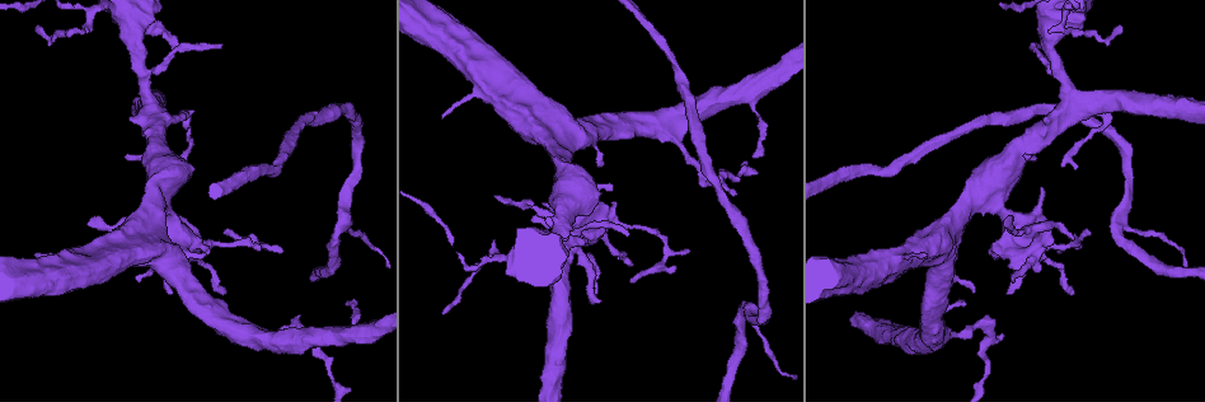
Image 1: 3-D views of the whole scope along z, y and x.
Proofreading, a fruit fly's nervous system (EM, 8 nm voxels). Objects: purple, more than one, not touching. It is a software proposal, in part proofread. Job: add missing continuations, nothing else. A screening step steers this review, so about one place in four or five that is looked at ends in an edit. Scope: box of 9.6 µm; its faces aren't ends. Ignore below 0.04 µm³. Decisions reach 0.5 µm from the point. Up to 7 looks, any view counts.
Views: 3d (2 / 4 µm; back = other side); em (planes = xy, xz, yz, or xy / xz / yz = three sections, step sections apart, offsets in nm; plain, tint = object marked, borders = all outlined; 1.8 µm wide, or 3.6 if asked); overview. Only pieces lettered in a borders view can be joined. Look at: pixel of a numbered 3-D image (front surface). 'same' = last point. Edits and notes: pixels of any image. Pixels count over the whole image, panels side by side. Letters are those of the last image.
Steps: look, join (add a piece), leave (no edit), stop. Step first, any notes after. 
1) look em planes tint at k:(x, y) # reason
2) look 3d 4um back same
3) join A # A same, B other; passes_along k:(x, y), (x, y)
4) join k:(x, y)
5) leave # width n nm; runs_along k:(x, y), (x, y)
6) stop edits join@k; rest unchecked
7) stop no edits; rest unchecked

look em 3.6um yz step 8 borders at 1:(138, 255) # thick end

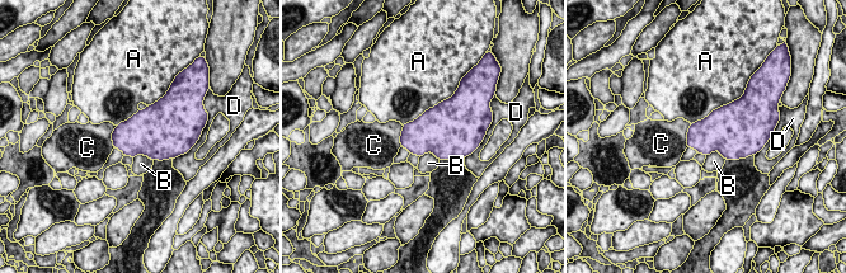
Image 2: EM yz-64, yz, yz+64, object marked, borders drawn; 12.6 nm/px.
leave # A other, B other, C other, D other; no lettered piece goes on from it

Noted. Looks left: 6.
look 3d 2um at 1:(873, 171) # a narrow waist

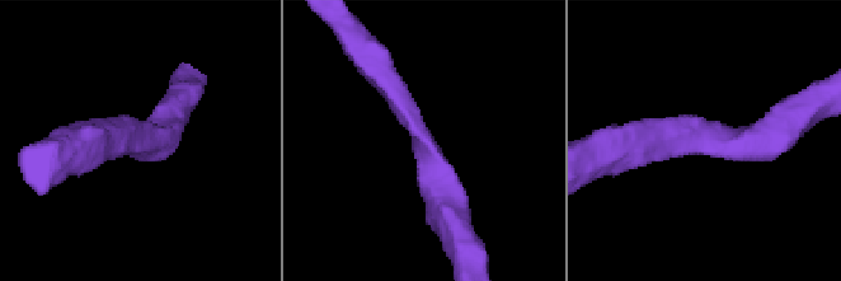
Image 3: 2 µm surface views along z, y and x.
look em yz step 8 tint at 3:(420, 127) # now the EM

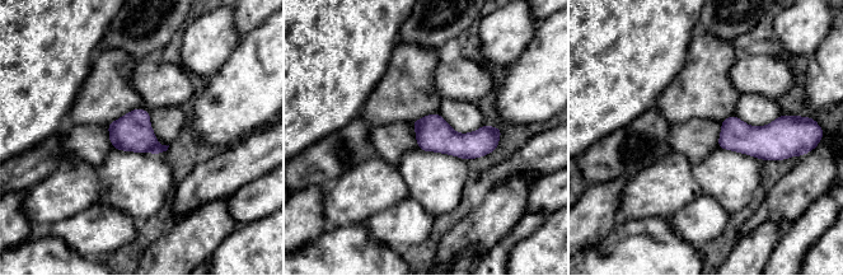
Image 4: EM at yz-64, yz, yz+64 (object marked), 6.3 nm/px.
look em planes borders same # another direction

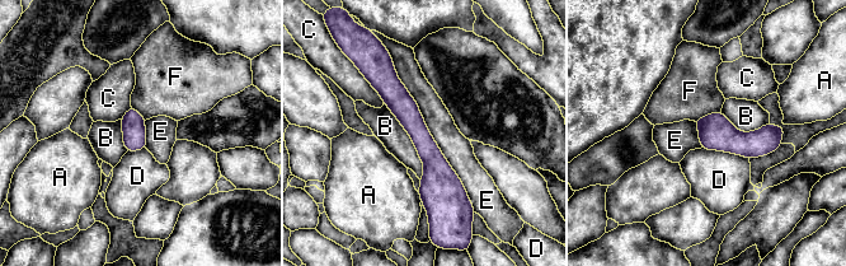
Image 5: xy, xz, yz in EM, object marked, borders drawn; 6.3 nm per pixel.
join F # A other, B other, C other, D other, E other, F same; the cell continues

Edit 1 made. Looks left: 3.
look overview

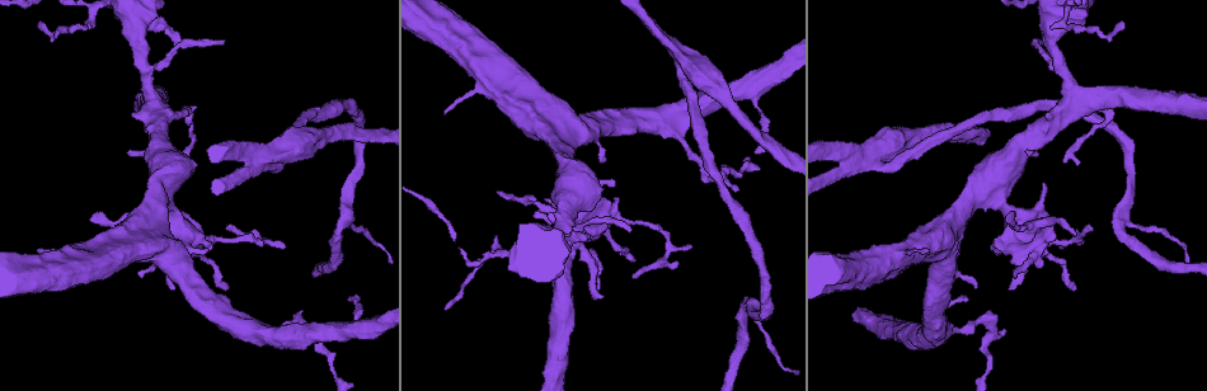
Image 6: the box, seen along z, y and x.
look em xy step 8 tint at 6:(742, 306) # sharp bend

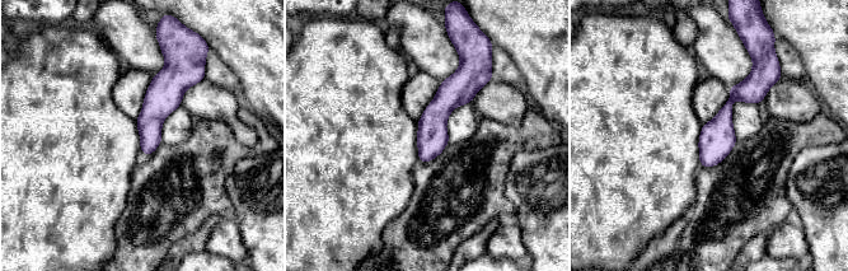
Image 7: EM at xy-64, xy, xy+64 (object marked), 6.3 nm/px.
look em planes borders same # cut it another way

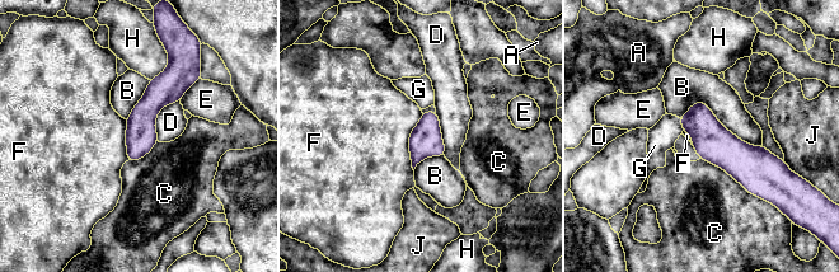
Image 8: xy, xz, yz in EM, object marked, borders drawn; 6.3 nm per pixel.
leave # width 200 nm; A other, B other, C other, D other, E other, F other, G other, H other, J other; none of them fits

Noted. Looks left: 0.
stop edits join@5; rest unchecked

